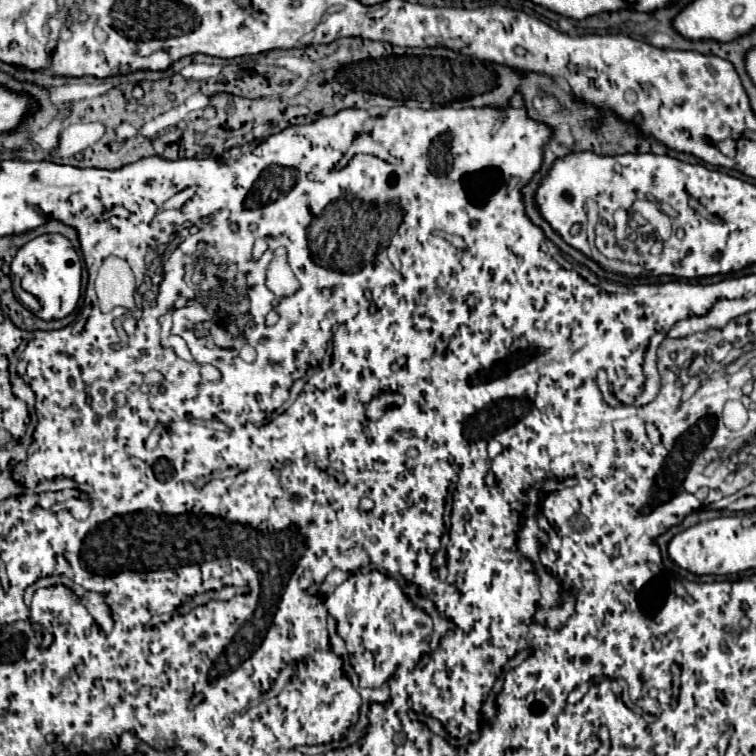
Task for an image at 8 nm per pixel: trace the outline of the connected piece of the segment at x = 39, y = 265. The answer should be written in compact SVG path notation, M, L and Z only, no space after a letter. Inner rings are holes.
M44 234L28 244L24 244L14 262L14 272L18 272L22 280L22 288L32 292L40 300L40 310L36 312L42 320L56 320L66 318L80 300L80 280L82 280L82 264L80 256L76 254L70 240L62 234ZM34 256L34 258L32 258Z

